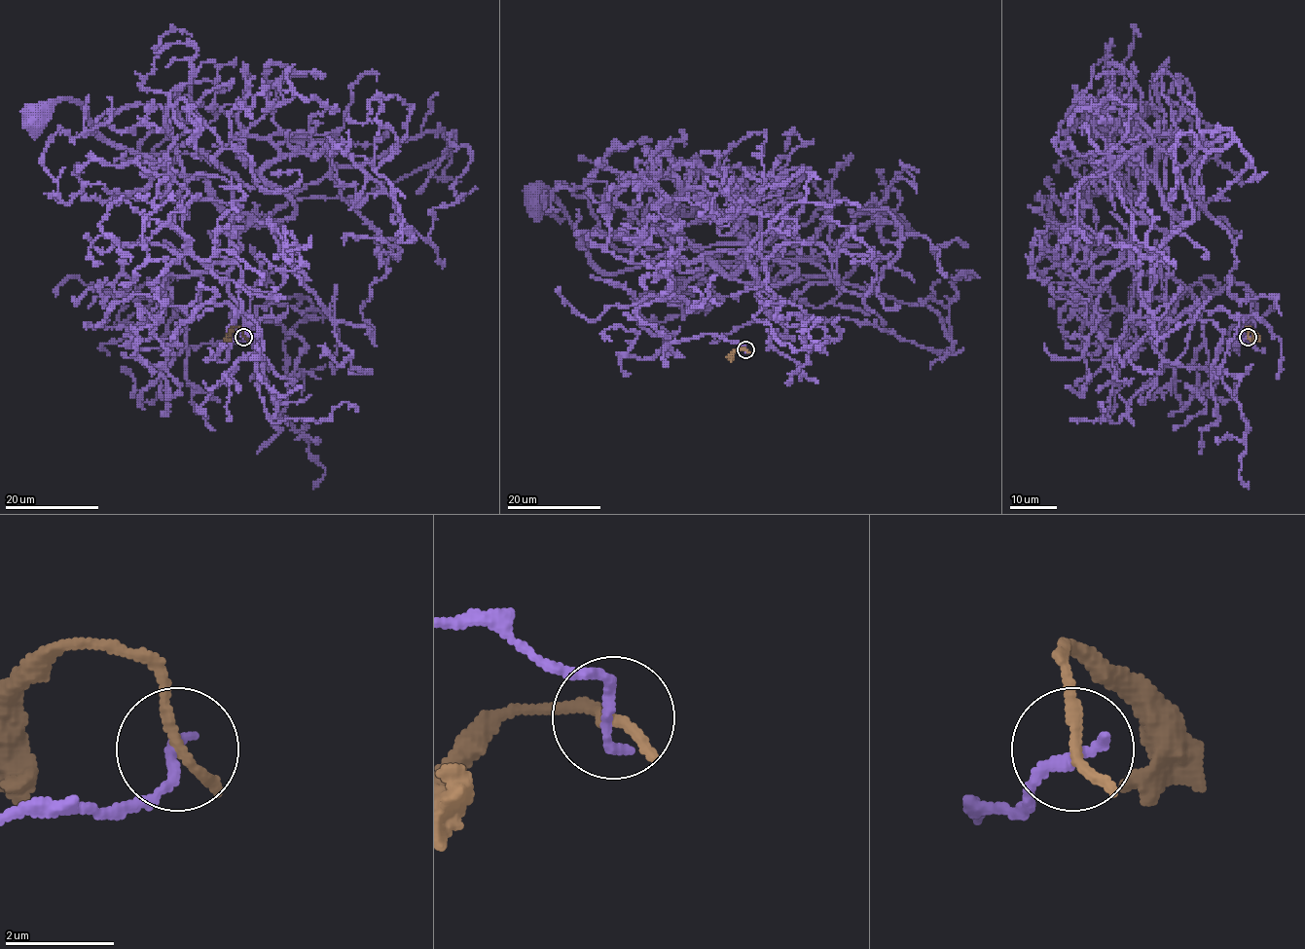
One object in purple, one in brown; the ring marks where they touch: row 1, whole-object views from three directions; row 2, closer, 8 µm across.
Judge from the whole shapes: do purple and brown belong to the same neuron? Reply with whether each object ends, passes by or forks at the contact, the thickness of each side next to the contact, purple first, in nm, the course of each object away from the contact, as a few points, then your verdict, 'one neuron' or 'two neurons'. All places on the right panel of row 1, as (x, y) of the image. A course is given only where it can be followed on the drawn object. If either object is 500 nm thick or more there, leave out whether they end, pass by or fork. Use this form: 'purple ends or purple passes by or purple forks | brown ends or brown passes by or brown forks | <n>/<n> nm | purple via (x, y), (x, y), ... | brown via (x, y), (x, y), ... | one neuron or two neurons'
purple ends | brown ends | 240/240 nm | purple via (1248, 337), (1248, 289), (1147, 273), (1163, 124), (1118, 98), (1092, 120) | brown via (1248, 337), (1248, 327), (1253, 333), (1254, 342) | two neurons

